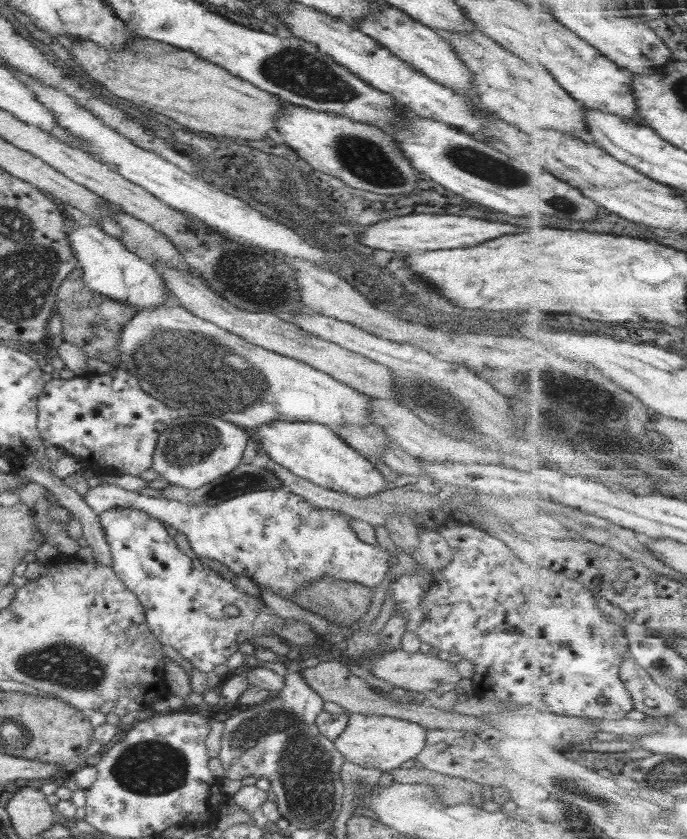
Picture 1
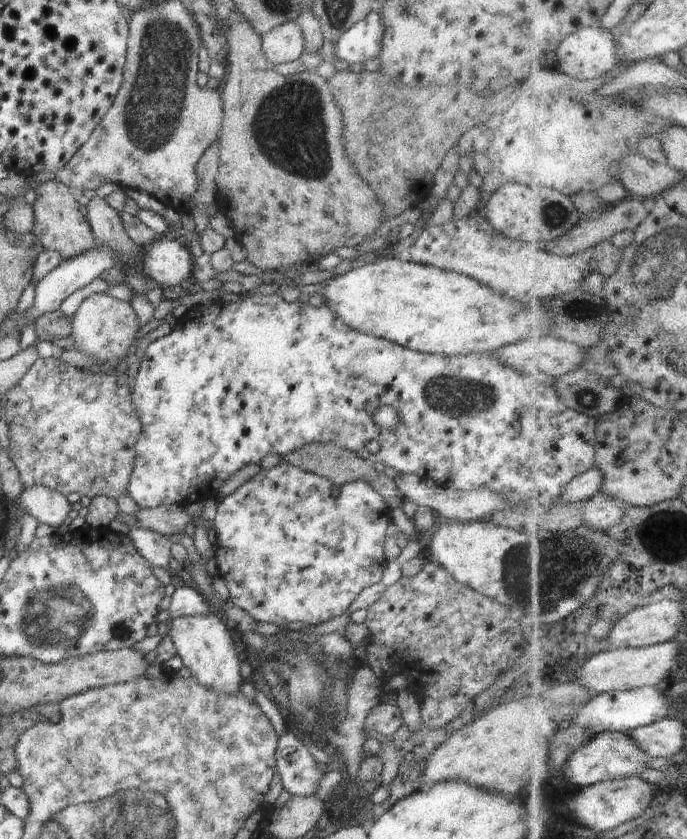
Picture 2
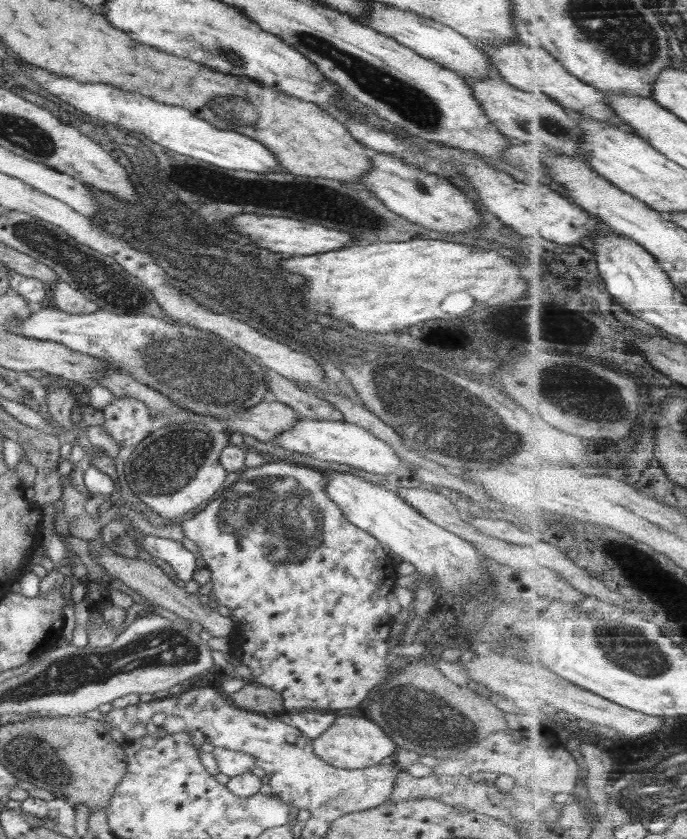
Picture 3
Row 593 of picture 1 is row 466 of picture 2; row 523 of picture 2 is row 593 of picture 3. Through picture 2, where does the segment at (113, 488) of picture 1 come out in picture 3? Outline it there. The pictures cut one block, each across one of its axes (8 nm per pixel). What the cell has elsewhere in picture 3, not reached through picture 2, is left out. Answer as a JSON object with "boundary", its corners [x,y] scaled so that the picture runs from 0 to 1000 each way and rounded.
{"boundary":[[[396,551],[381,555],[357,558],[355,563],[317,594],[309,596],[294,609],[279,617],[262,620],[274,646],[282,647],[291,657],[294,667],[300,670],[301,679],[307,683],[309,706],[314,710],[313,720],[329,722],[338,727],[335,737],[341,740],[342,758],[335,762],[335,779],[349,787],[351,791],[365,797],[365,813],[400,822],[413,833],[413,844],[422,846],[502,846],[520,843],[544,818],[560,813],[569,806],[568,796],[562,793],[565,764],[576,750],[571,737],[565,732],[565,715],[562,709],[575,701],[576,673],[562,651],[547,644],[540,636],[507,622],[499,610],[477,594],[475,586],[477,572],[470,565],[434,553],[419,551]]]}

